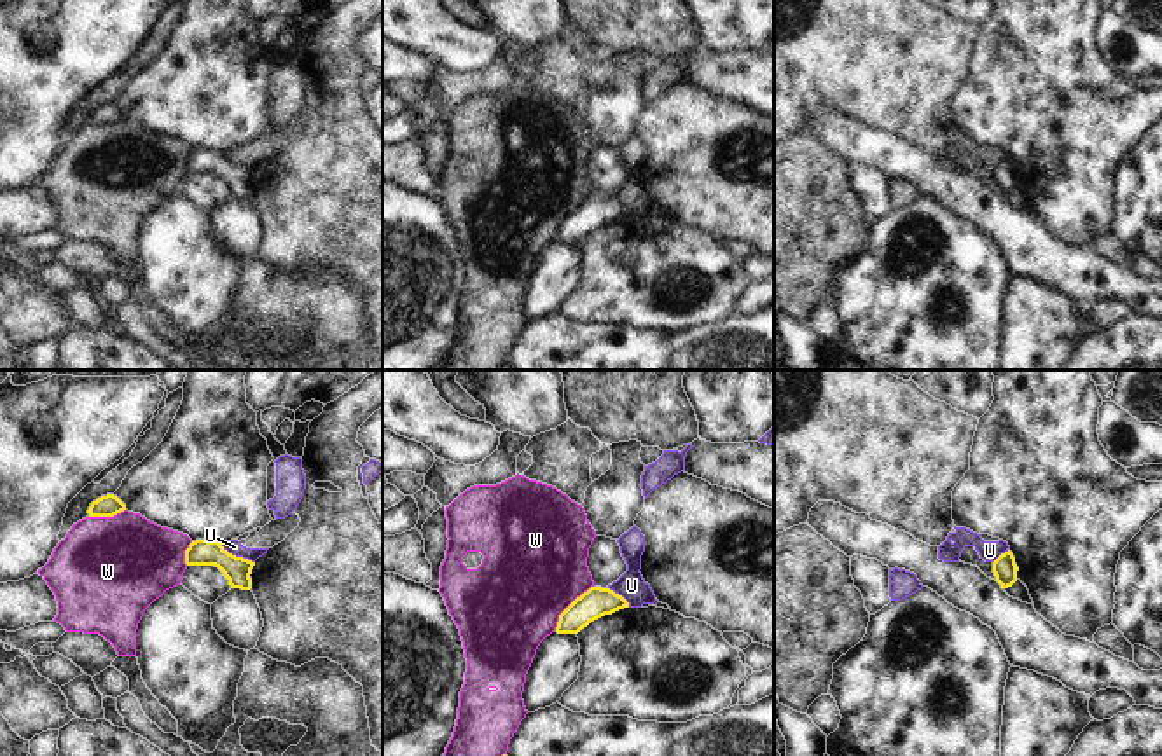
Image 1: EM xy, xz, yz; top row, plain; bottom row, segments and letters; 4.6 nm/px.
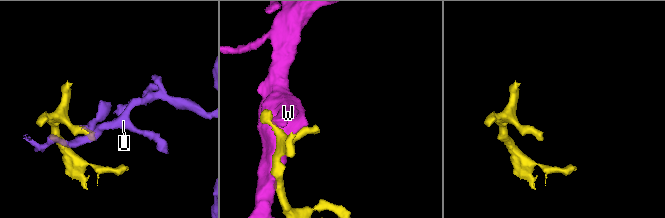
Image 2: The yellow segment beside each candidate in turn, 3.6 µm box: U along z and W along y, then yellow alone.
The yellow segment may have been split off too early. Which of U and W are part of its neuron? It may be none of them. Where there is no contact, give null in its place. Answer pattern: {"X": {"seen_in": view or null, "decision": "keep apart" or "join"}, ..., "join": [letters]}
{"U": {"seen_in": "xy", "decision": "keep apart"}, "W": {"seen_in": "xz", "decision": "keep apart"}, "join": []}

